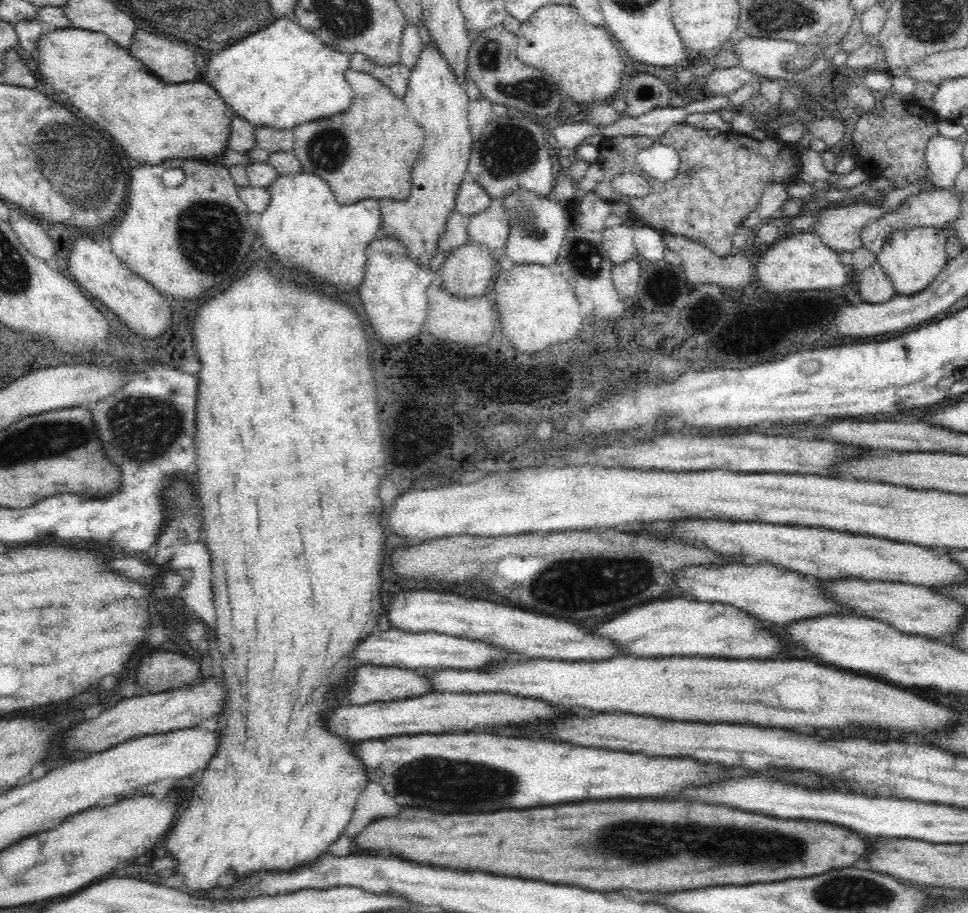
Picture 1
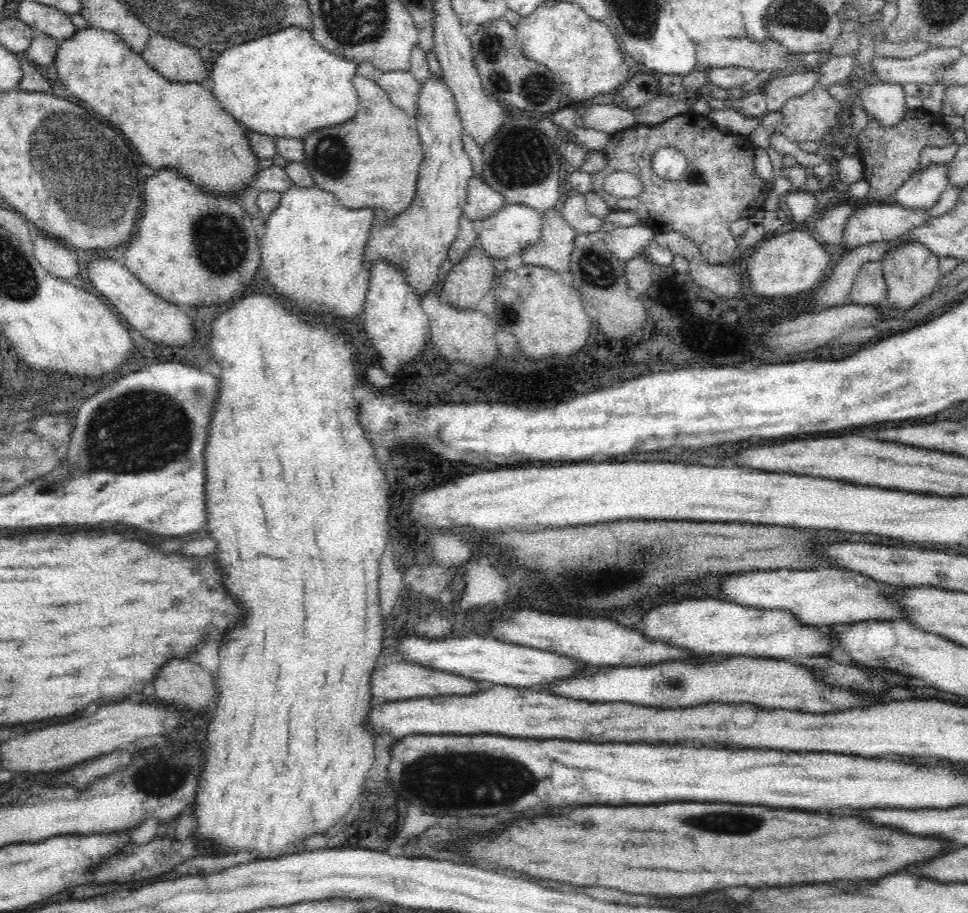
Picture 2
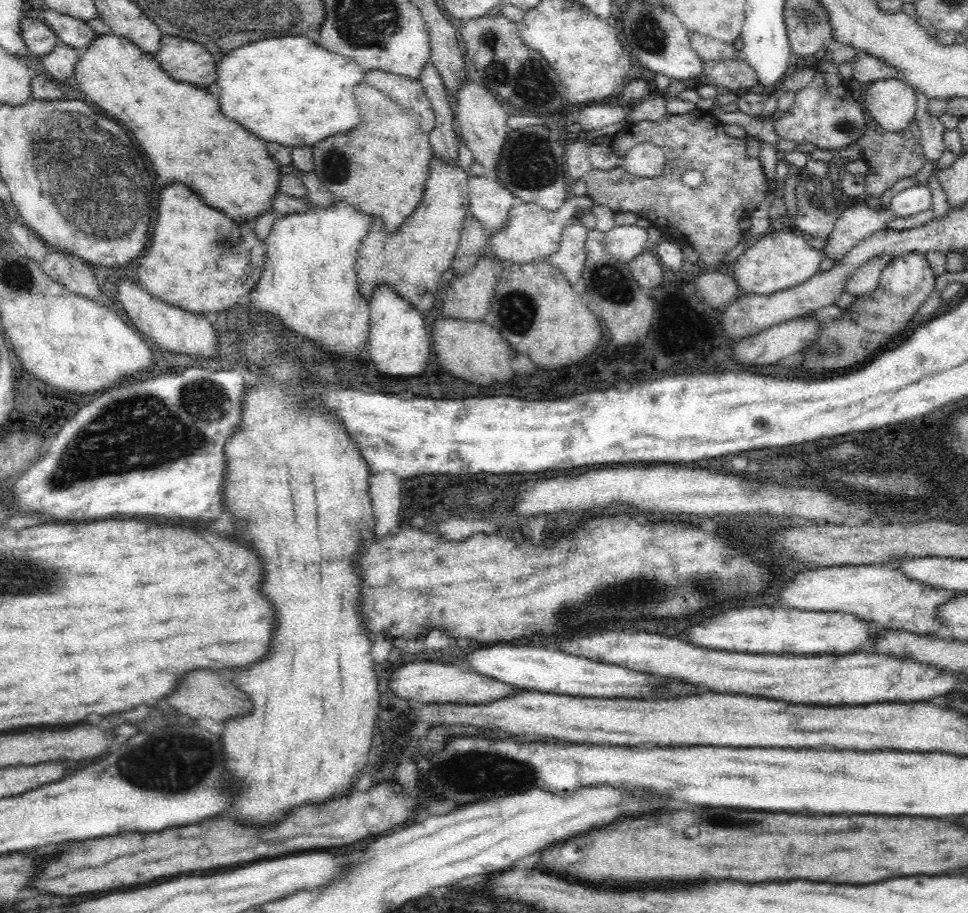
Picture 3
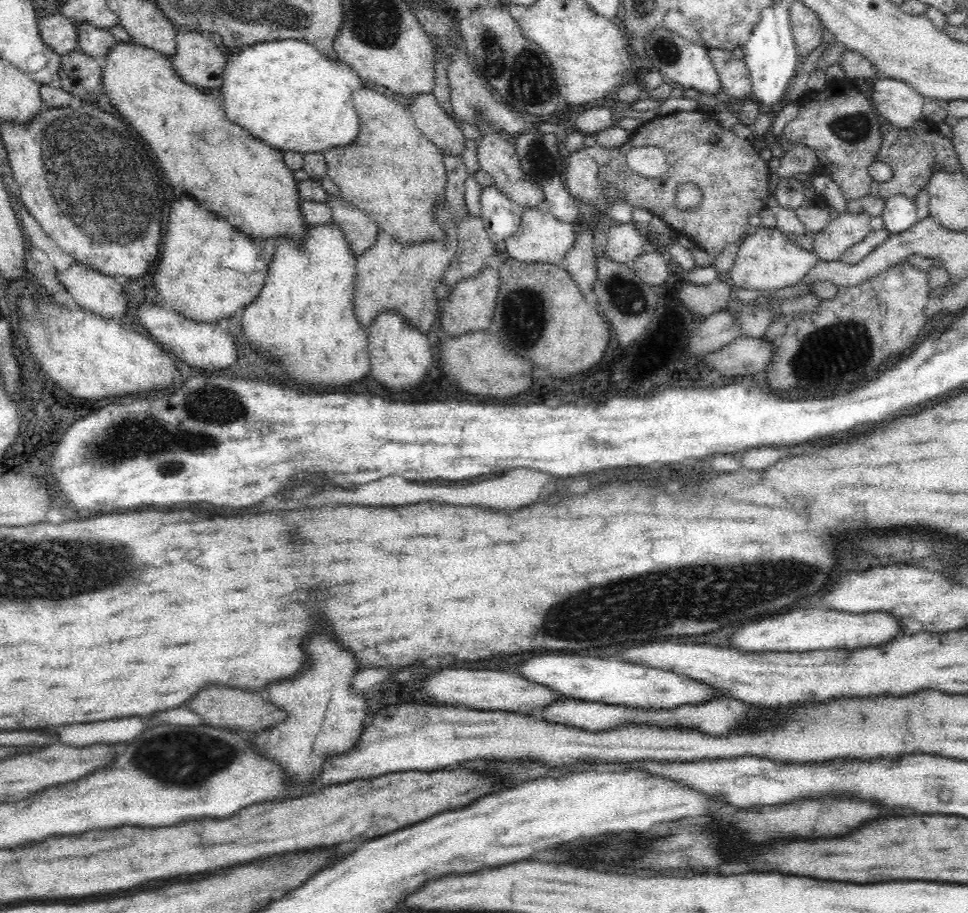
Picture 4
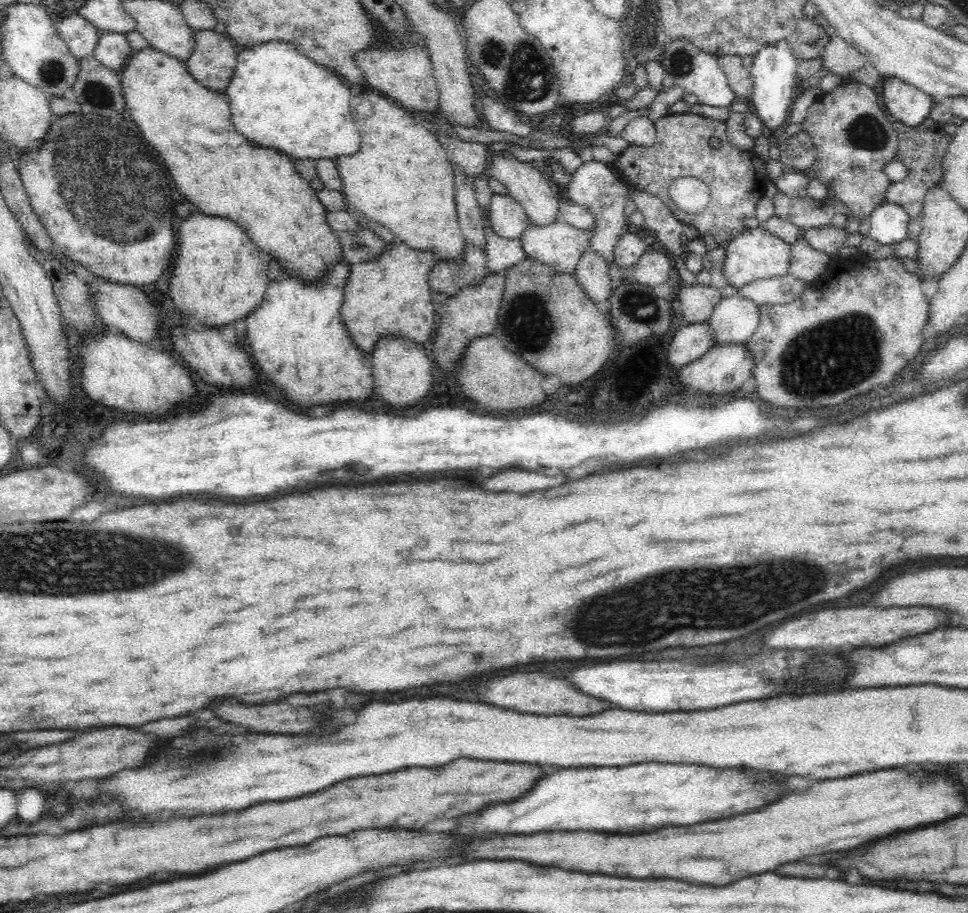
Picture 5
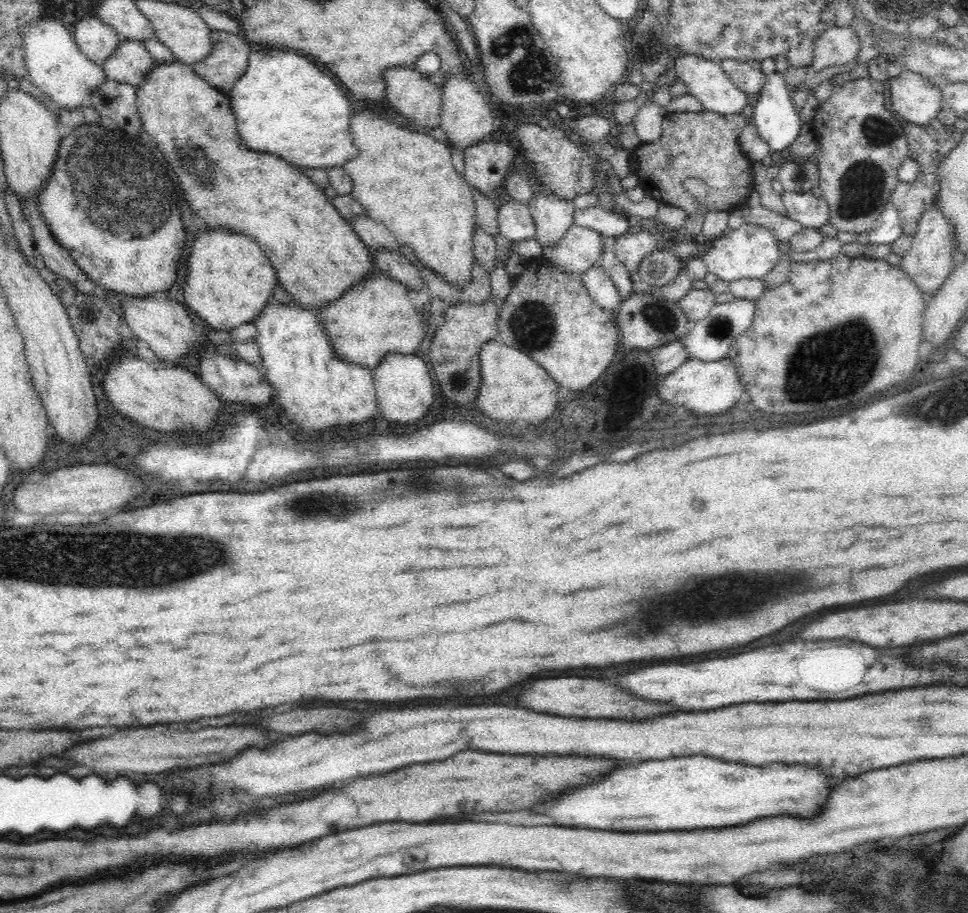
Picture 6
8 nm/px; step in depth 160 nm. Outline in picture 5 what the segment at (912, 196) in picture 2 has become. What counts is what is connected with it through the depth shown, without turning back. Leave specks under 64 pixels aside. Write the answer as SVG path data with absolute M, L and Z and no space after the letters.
M882 203L869 214L868 236L880 244L894 244L908 236L911 221L908 212L896 203Z

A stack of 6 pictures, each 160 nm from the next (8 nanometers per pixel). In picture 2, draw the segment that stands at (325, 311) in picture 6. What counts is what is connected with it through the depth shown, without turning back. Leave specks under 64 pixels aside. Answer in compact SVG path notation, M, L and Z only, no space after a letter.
M431 74L427 82L420 85L418 100L416 100L416 114L413 117L416 120L419 139L424 151L424 158L420 162L418 170L418 182L416 184L416 196L410 206L396 218L386 214L383 208L375 209L374 223L364 249L364 258L368 266L378 260L387 260L390 264L397 266L418 295L430 291L434 282L438 281L438 268L446 260L446 250L456 238L458 224L462 214L462 208L466 204L466 194L469 180L476 176L472 161L463 147L463 133L461 127L461 118L458 114L455 98L452 91L444 82L443 76Z

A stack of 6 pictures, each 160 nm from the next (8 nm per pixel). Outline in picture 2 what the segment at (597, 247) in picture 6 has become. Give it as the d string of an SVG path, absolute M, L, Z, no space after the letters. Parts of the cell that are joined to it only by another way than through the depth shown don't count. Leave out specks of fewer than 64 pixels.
M505 203L498 212L477 223L477 238L480 240L481 248L487 256L493 259L508 258L512 254L520 255L520 252L540 240L543 230L542 215L540 211L521 204Z

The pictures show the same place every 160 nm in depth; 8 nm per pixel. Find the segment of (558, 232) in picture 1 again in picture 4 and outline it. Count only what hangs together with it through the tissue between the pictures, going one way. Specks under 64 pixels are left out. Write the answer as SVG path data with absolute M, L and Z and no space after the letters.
M589 230L574 234L572 248L564 256L562 265L574 279L576 286L585 295L592 293L596 278L596 259L594 254L594 238Z

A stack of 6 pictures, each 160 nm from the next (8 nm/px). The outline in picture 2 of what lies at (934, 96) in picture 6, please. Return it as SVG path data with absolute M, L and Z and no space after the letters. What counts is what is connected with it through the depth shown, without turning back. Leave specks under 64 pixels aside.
M879 83L861 90L861 107L872 119L884 126L894 126L904 118L904 93L902 85Z

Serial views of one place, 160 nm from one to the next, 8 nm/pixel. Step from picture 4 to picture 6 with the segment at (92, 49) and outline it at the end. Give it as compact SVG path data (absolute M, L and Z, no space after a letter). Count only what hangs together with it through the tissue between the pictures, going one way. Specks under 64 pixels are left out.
M120 38L114 52L101 65L106 79L138 86L144 82L154 59L142 41Z

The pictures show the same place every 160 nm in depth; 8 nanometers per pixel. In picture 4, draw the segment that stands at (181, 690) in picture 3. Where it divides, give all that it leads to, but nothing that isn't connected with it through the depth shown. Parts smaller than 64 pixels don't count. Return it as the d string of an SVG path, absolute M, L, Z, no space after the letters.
M214 684L202 688L192 700L188 700L186 706L212 726L238 727L250 732L260 732L260 730L272 726L274 722L280 722L286 718L286 712L276 708L270 701L262 700L256 692L244 692L244 690L236 690L236 688L228 688L228 686L214 686Z

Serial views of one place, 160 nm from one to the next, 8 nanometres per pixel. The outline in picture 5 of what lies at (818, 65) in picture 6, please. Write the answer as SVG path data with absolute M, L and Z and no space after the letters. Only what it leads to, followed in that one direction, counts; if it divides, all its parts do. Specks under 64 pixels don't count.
M832 36L821 52L823 68L842 78L854 75L868 61L840 36Z

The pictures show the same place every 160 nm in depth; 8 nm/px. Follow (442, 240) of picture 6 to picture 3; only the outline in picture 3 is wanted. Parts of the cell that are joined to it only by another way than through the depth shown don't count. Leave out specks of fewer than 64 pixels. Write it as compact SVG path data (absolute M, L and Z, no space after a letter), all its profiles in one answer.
M360 82L354 86L353 93L359 108L360 124L348 132L332 134L312 144L314 172L320 182L336 199L342 200L364 214L384 222L388 232L396 232L408 214L420 204L424 192L424 182L428 178L428 164L434 156L429 143L429 133L424 132L417 123L408 119L405 110L388 98L381 90Z

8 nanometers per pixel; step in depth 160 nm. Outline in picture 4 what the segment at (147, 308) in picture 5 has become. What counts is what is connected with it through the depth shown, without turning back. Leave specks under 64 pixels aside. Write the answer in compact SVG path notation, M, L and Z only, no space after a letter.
M76 260L67 269L56 270L54 275L62 289L88 312L123 321L127 302L122 294L121 280L92 270Z

